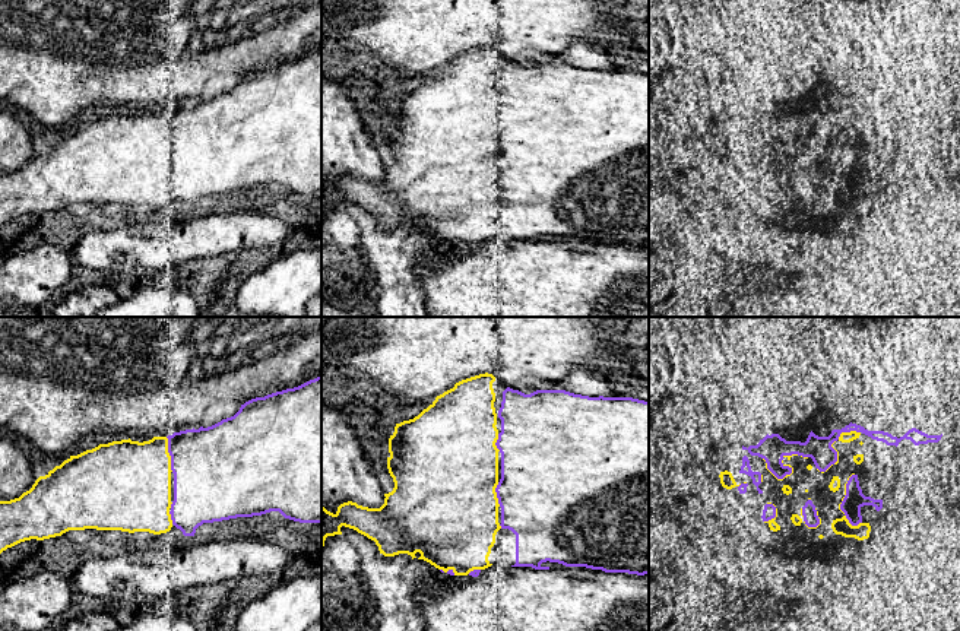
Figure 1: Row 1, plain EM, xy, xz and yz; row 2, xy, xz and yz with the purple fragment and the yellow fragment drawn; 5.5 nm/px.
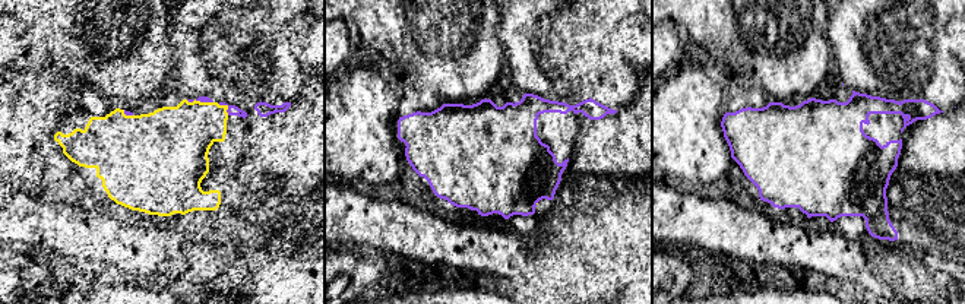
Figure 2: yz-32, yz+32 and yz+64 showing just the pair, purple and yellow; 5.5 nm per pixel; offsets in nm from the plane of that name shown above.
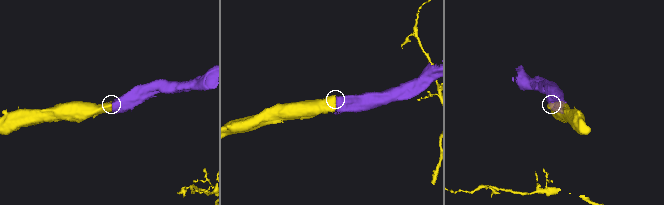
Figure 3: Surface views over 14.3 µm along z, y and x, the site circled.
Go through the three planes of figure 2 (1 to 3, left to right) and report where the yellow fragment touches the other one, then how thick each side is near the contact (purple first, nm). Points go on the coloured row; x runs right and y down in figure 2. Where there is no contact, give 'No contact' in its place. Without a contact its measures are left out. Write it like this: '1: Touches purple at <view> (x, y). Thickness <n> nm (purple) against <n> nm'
1: Touches purple at yz-32 (228, 107). Thickness 60 nm (purple) against 300 nm
2: No contact
3: No contact

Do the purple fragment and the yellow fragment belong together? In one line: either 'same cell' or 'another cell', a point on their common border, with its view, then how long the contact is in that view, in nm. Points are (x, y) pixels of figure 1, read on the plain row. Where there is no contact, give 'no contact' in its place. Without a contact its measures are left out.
same cell; contact yz (842, 174); length 300 nm

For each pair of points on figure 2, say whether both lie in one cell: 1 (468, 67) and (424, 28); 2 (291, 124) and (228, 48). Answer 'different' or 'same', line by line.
1: same
2: different

